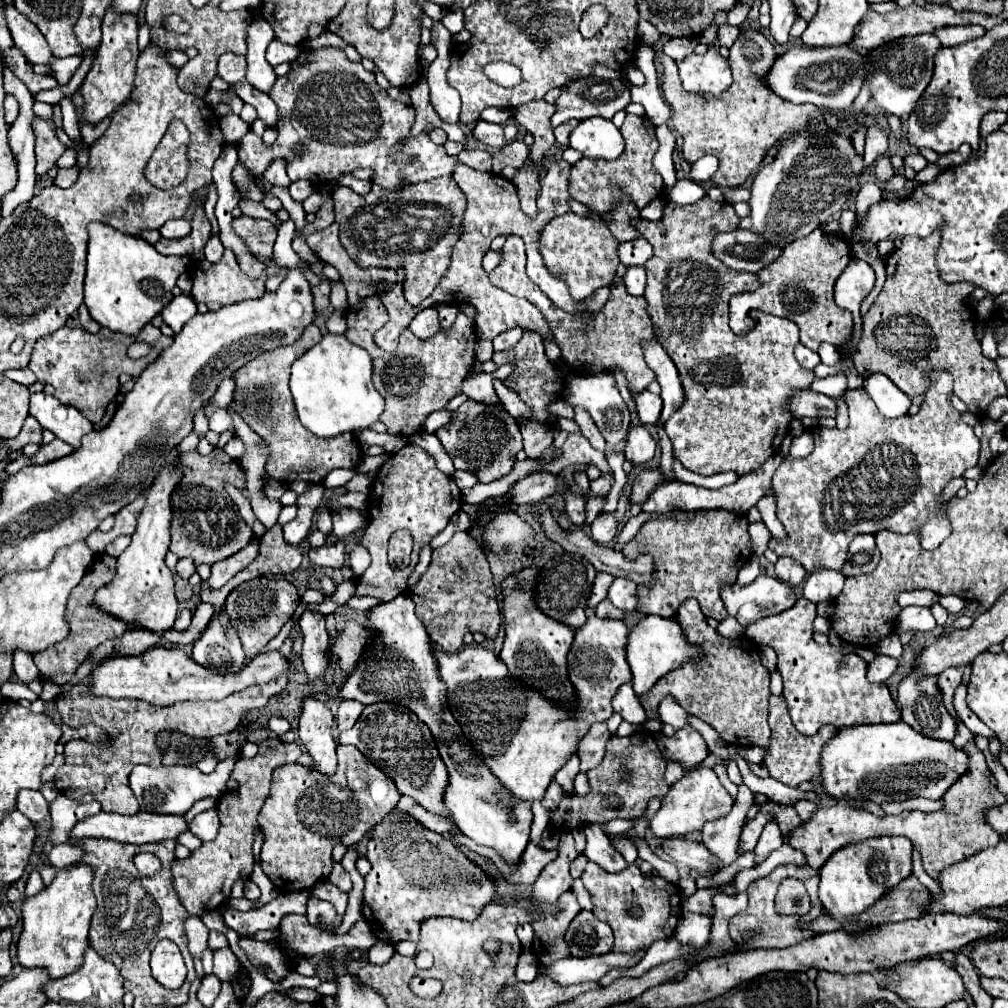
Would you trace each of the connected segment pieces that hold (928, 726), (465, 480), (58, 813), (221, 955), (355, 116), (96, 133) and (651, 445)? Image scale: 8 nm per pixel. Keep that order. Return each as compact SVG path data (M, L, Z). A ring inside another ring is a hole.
M916 670L914 674L906 676L898 686L898 702L902 706L902 720L910 724L916 732L930 738L938 738L938 740L954 740L956 722L944 706L944 700L938 688L938 676L924 676L922 670Z
M456 470L456 474L454 474L454 482L460 486L460 490L466 490L466 488L472 488L478 480L476 480L476 476L470 474L470 472Z
M60 794L54 804L50 806L50 814L52 814L52 840L54 844L62 844L68 842L68 832L72 830L72 826L82 820L84 816L92 816L100 812L100 804L98 802L90 802L90 804L80 804L76 800L66 798L64 794Z
M230 948L214 950L214 974L222 982L232 980L238 970L240 970L240 960L234 956L234 952Z
M316 48L316 50L304 50L300 52L300 56L290 64L290 72L286 76L280 76L276 82L274 82L274 88L272 92L268 94L276 106L278 106L278 136L274 146L265 146L263 140L260 140L256 134L246 134L238 146L238 156L240 156L240 162L252 172L252 174L263 174L266 168L270 165L270 162L274 158L286 158L286 156L292 156L292 148L296 144L304 144L308 146L308 152L298 156L298 158L288 158L288 178L292 182L296 180L308 180L314 188L324 188L324 186L332 186L332 182L338 182L338 178L342 178L344 174L350 174L352 170L356 168L370 168L372 170L372 182L378 184L380 188L386 188L386 190L398 190L402 188L406 182L408 184L416 184L416 182L422 182L422 180L432 180L432 178L438 178L438 176L444 176L444 174L452 174L454 170L454 164L460 162L478 172L490 172L492 170L492 156L484 150L464 149L457 156L450 156L444 152L442 146L434 144L430 140L430 136L426 132L422 132L420 136L416 138L408 138L408 132L416 120L416 110L412 104L404 104L404 102L398 102L398 100L392 100L386 90L382 90L376 80L374 80L374 74L364 70L364 66L358 62L350 62L344 54L344 50L340 48ZM400 138L408 138L408 144L406 144L406 150L396 158L396 160L390 160L388 156L388 148L398 142Z
M104 118L98 126L86 126L86 128L82 128L82 140L86 142L86 144L92 144L92 142L96 142L104 132L106 132L106 128L108 128L108 124L110 124L110 118Z
M644 424L630 426L626 450L624 450L626 458L632 464L644 464L644 462L654 458L654 450L656 450L656 442L654 442L652 434L648 432L648 428Z

